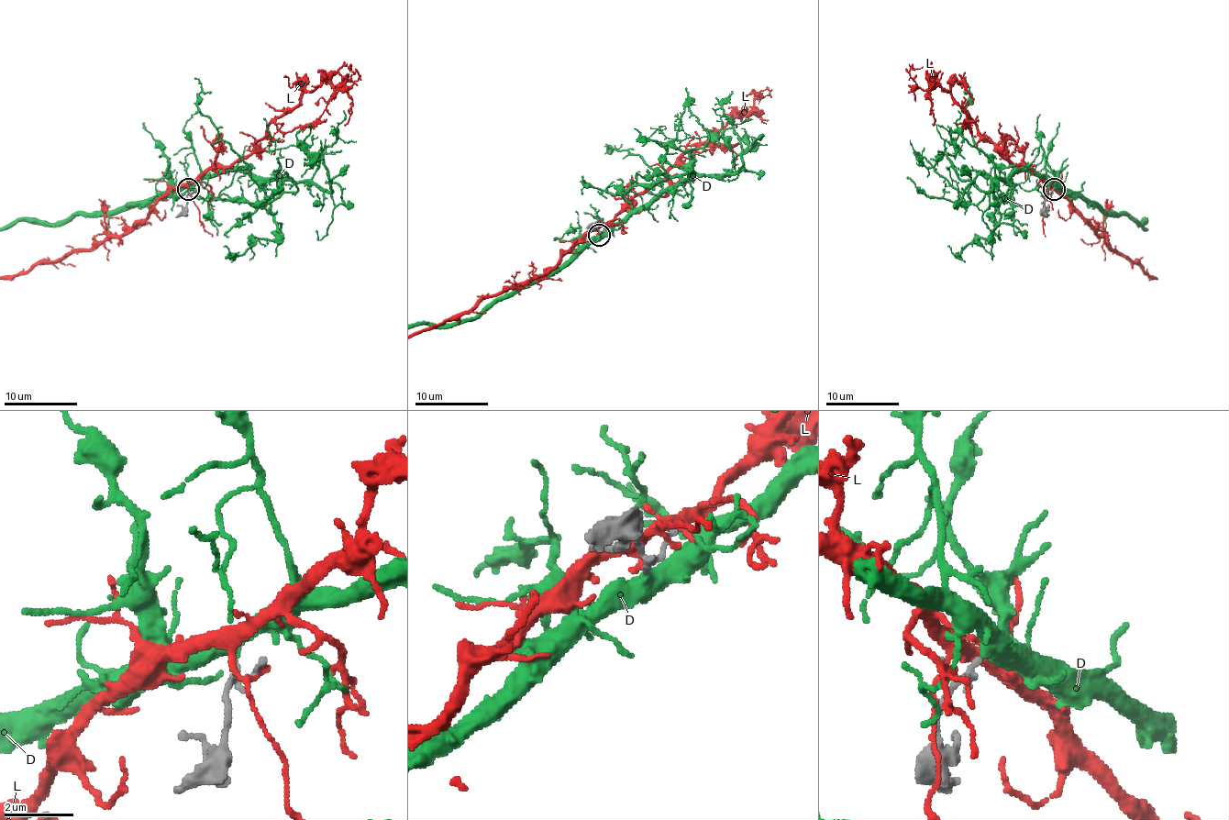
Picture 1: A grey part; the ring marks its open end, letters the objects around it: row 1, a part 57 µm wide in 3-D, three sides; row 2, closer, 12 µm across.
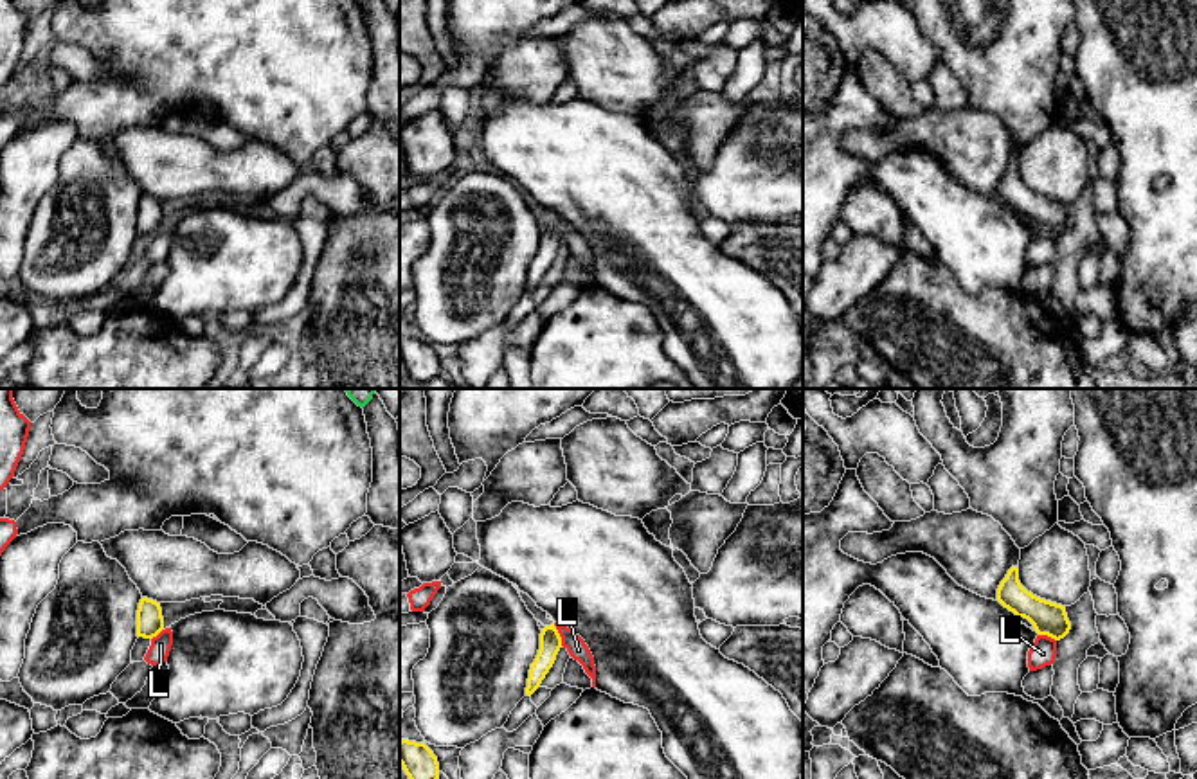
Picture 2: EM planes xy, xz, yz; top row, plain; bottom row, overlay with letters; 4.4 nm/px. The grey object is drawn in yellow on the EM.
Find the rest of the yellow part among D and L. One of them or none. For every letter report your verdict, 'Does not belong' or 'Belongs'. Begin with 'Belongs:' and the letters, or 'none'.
Belongs: D
D: Belongs
L: Does not belong

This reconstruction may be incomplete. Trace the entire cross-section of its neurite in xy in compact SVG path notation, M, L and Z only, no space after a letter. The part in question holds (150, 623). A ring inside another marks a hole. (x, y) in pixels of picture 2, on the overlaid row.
M142 597L137 610L137 637L153 639L164 630L160 603Z

